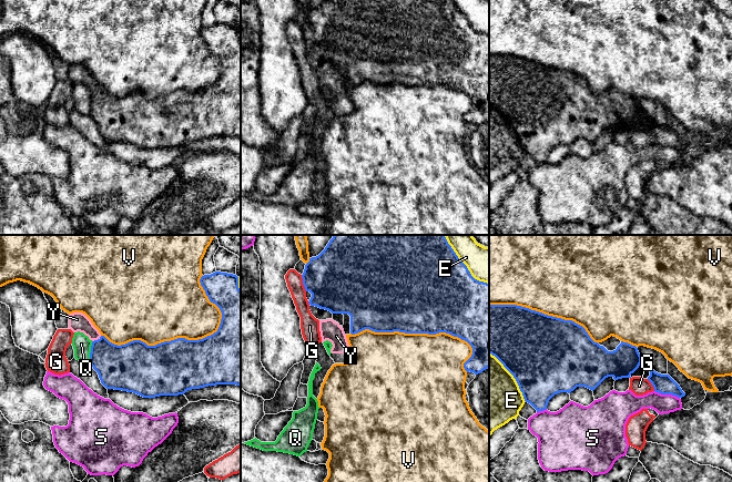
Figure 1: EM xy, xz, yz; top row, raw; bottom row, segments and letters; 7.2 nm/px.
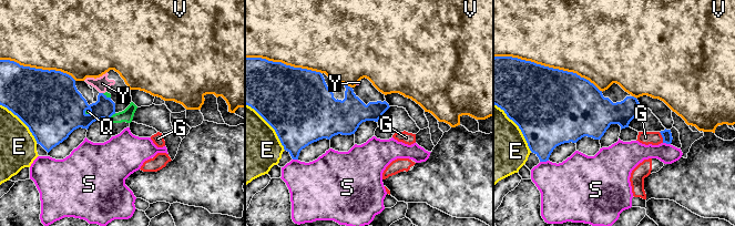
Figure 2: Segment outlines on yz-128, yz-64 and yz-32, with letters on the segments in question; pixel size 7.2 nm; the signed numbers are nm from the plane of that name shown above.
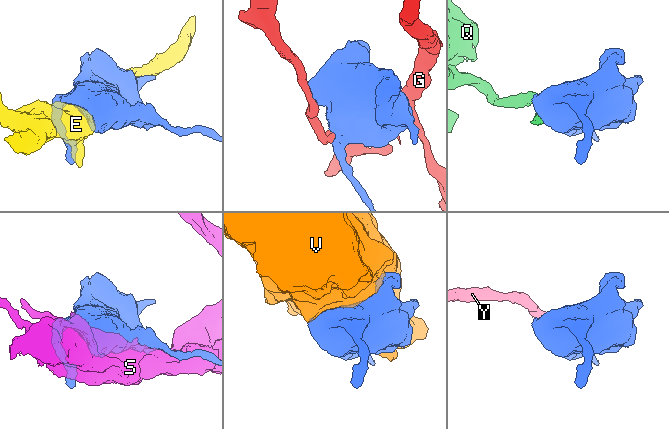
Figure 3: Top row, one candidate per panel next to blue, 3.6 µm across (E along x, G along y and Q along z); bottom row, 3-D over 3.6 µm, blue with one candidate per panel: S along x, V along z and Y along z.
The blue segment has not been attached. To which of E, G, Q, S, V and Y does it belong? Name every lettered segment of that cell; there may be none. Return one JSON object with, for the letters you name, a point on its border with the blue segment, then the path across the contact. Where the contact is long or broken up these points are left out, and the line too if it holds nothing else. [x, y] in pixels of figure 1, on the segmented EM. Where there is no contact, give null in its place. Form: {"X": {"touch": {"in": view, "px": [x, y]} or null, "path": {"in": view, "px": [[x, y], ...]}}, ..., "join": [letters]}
{"Y": {"touch": {"in": "xy", "px": [98, 339]}, "path": {"in": "xy", "px": [[118, 367], [102, 351], [98, 339], [78, 321]]}}, "join": ["Y"]}

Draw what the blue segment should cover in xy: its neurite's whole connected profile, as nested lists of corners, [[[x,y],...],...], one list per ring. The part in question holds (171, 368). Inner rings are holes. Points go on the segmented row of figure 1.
[[[215,271],[200,279],[210,301],[215,304],[222,319],[216,332],[199,340],[177,338],[155,346],[141,340],[125,345],[110,342],[82,312],[69,315],[69,328],[83,332],[92,341],[90,365],[106,389],[136,393],[143,398],[184,394],[187,390],[216,384],[241,386],[241,289],[238,277]]]

